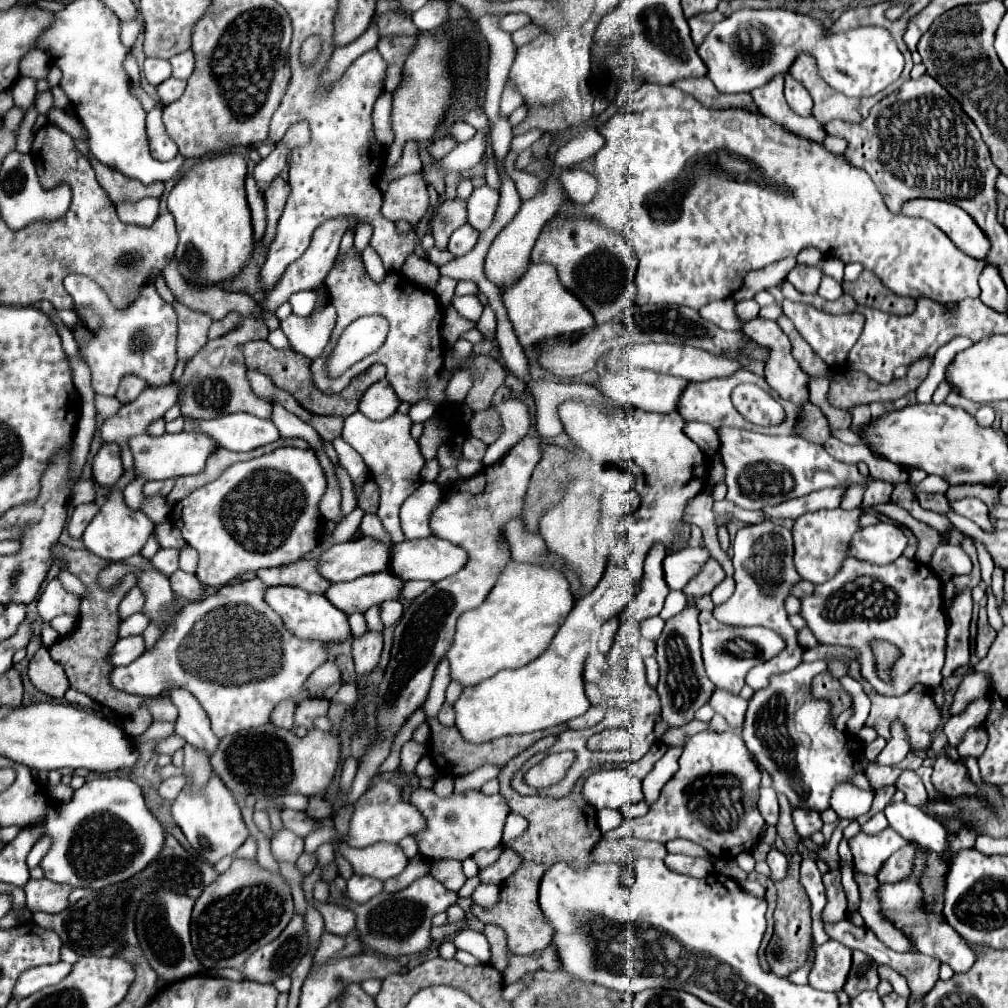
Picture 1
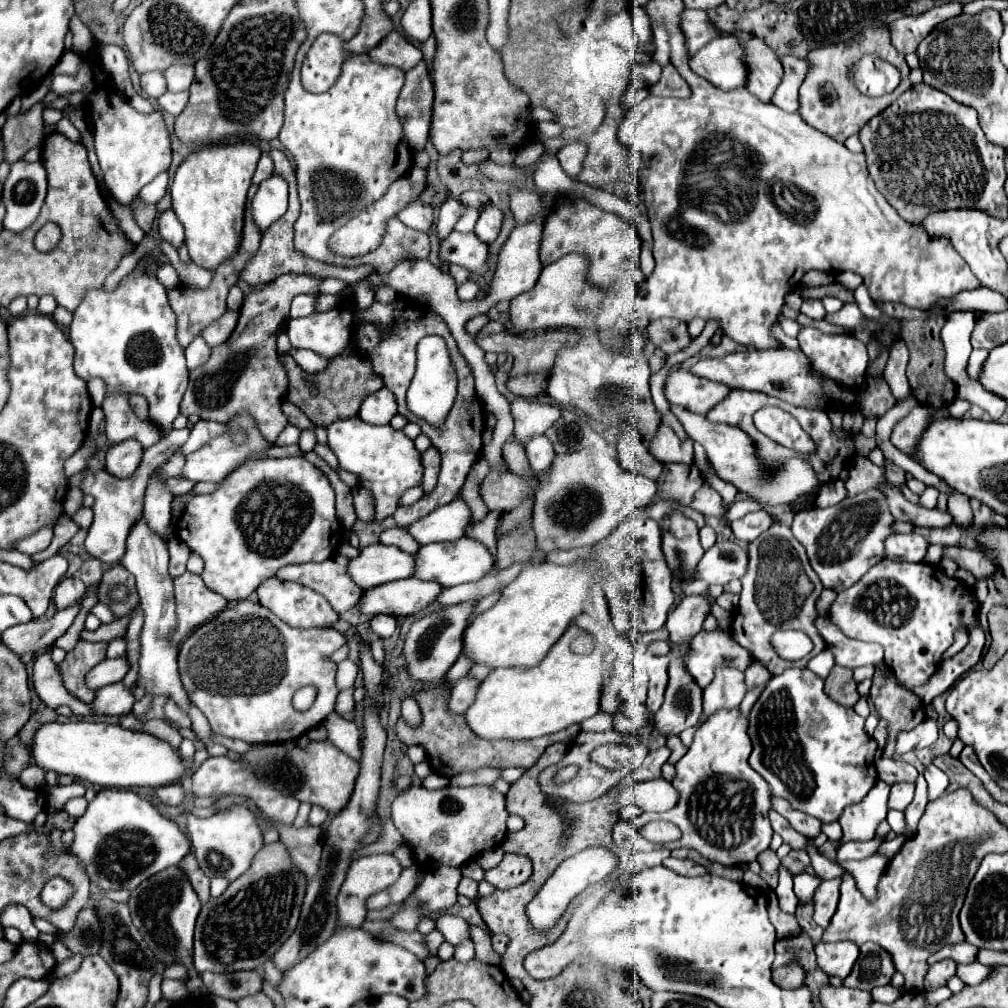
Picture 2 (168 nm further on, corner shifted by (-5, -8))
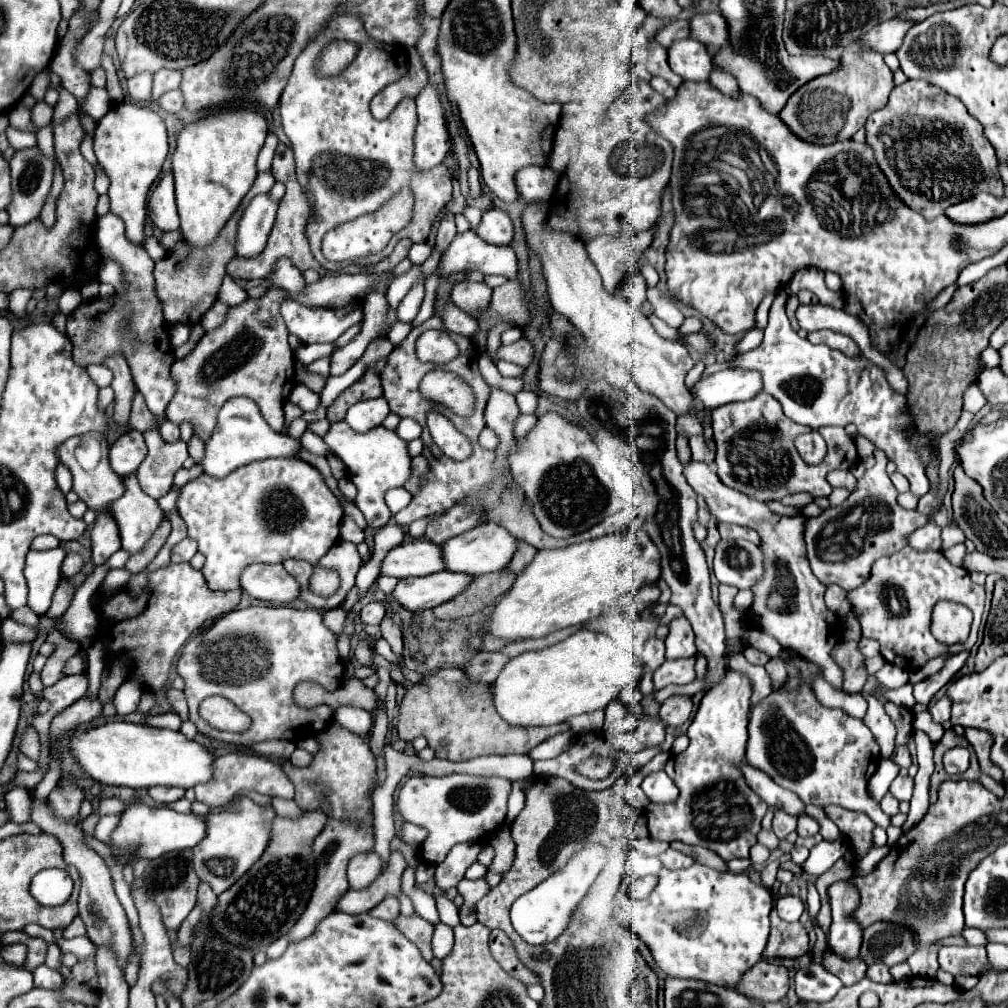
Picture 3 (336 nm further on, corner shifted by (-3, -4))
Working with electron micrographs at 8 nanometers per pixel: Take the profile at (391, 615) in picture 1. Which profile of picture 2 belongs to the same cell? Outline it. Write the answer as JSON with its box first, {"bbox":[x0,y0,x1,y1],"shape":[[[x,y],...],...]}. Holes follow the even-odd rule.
{"bbox":[370,615,396,637],"shape":[[[374,615],[370,619],[370,629],[378,635],[378,637],[390,637],[396,629],[396,619],[392,615]]]}

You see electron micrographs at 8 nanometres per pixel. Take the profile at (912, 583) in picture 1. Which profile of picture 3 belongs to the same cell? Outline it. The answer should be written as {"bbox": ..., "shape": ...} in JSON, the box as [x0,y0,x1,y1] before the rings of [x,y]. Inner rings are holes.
{"bbox":[848,547,984,671],"shape":[[[910,547],[890,555],[882,557],[872,565],[870,579],[858,587],[848,591],[848,601],[852,609],[856,611],[858,623],[862,627],[862,637],[872,637],[880,641],[880,653],[882,657],[898,665],[906,671],[920,669],[928,659],[940,655],[940,653],[958,653],[958,651],[970,651],[976,643],[980,617],[984,609],[984,587],[972,583],[970,573],[962,567],[952,565],[940,551],[914,551]],[[938,601],[954,601],[966,605],[974,613],[974,623],[970,637],[964,643],[946,645],[940,643],[930,633],[930,617],[934,611],[934,605]]]}

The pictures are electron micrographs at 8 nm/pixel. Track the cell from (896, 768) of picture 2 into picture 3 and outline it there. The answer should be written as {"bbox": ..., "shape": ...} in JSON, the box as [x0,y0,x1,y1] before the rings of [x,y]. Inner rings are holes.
{"bbox":[890,747,912,769],"shape":[[[896,747],[890,759],[892,759],[900,769],[908,769],[908,767],[912,765],[912,759],[910,759],[910,753],[908,753],[906,747]]]}

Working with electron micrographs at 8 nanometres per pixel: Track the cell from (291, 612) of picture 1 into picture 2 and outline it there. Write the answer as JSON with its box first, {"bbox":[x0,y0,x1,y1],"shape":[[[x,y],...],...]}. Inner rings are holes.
{"bbox":[256,577,338,627],"shape":[[[268,577],[268,579],[264,579],[260,583],[256,593],[258,593],[260,605],[264,605],[272,613],[276,613],[288,625],[296,625],[296,627],[326,627],[326,625],[332,625],[334,621],[338,621],[338,615],[324,601],[324,597],[320,597],[320,593],[316,593],[316,591],[304,587],[304,585],[298,585],[298,583],[292,583],[292,581],[280,581],[278,577]]]}

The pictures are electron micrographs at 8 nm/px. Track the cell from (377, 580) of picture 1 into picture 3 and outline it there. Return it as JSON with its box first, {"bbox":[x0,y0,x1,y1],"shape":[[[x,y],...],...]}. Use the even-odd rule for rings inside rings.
{"bbox":[390,571,474,613],"shape":[[[440,571],[440,573],[432,573],[424,577],[400,579],[390,597],[400,607],[416,613],[416,611],[432,609],[440,603],[450,601],[472,579],[474,577],[468,577],[464,573],[452,573],[452,571]]]}

